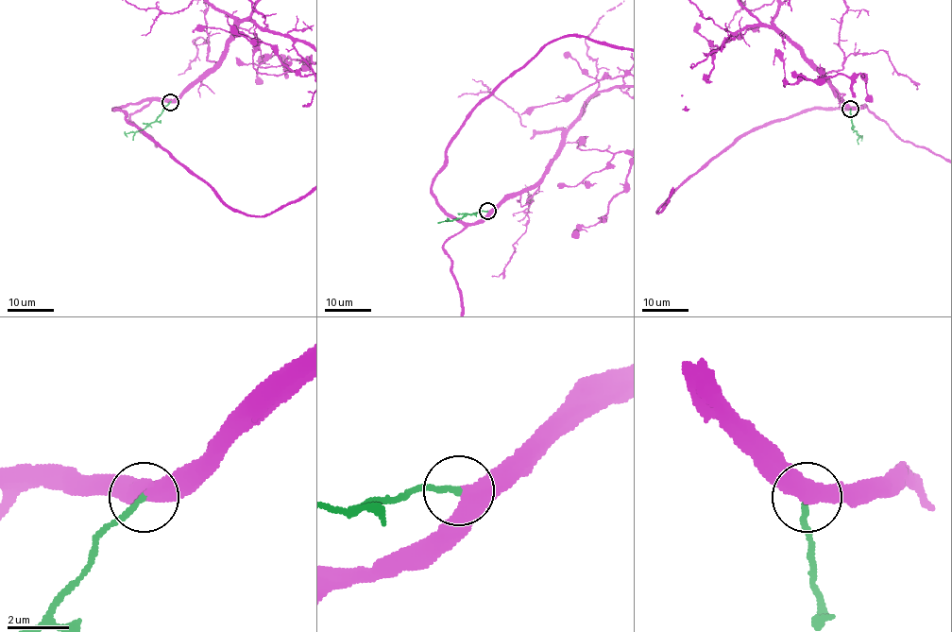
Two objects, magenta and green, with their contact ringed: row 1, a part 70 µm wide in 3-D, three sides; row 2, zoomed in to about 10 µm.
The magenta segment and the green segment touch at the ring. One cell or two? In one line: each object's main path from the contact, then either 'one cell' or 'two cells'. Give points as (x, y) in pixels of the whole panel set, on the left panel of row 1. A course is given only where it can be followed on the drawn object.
green runs (170, 102), (154, 122), (137, 131), (129, 131), (127, 137); one cell

